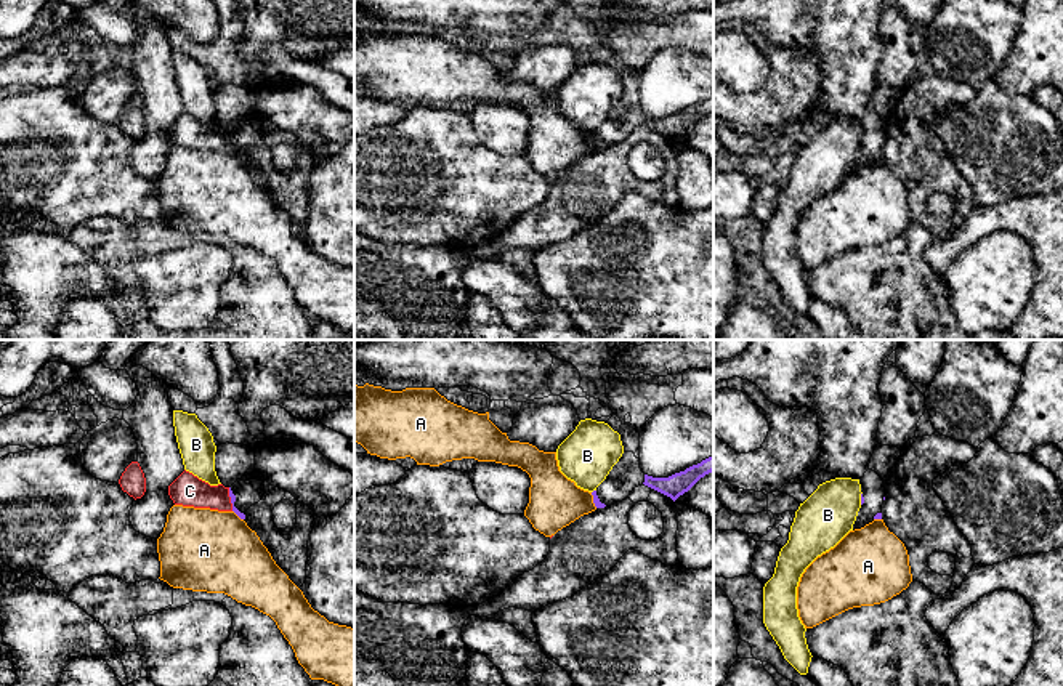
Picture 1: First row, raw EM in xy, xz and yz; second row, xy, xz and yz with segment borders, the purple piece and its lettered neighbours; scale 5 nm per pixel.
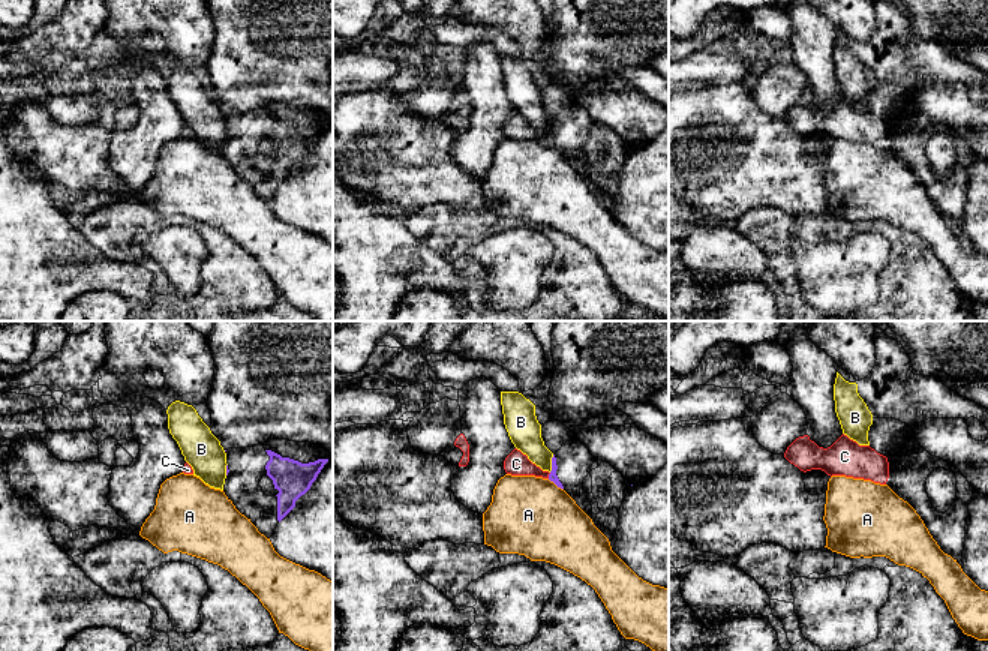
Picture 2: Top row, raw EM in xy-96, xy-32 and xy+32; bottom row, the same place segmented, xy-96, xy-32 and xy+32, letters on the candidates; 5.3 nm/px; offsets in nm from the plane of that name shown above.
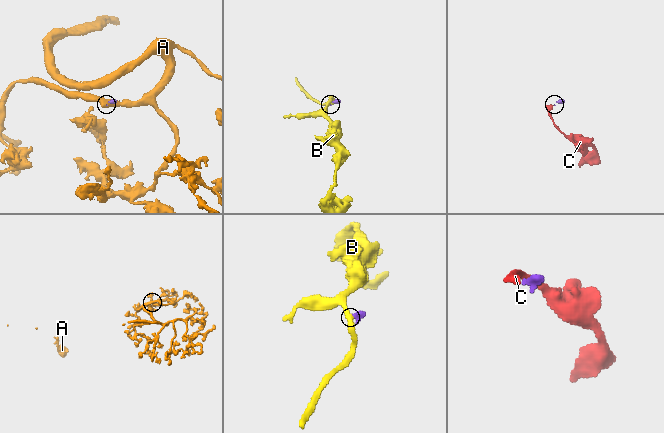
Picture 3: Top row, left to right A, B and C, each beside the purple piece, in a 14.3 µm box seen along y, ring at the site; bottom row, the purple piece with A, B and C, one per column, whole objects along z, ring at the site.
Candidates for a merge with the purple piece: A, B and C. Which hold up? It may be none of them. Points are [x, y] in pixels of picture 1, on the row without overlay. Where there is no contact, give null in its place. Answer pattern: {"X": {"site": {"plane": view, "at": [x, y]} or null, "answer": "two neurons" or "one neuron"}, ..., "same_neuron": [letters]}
{"A": {"site": {"plane": "xz", "at": [594, 141]}, "answer": "two neurons"}, "B": {"site": {"plane": "yz", "at": [861, 140]}, "answer": "two neurons"}, "C": {"site": {"plane": "xy", "at": [231, 140]}, "answer": "two neurons"}, "same_neuron": []}

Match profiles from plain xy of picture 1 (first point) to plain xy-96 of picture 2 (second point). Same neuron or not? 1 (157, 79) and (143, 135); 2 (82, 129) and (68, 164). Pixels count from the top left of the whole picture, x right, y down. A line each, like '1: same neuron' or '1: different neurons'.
1: same neuron
2: same neuron

